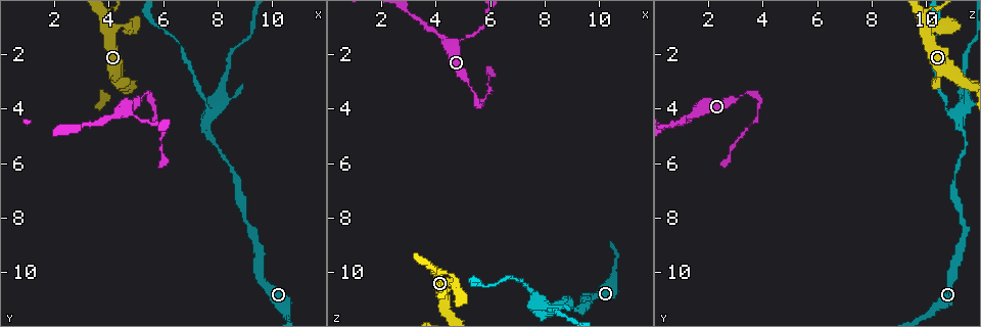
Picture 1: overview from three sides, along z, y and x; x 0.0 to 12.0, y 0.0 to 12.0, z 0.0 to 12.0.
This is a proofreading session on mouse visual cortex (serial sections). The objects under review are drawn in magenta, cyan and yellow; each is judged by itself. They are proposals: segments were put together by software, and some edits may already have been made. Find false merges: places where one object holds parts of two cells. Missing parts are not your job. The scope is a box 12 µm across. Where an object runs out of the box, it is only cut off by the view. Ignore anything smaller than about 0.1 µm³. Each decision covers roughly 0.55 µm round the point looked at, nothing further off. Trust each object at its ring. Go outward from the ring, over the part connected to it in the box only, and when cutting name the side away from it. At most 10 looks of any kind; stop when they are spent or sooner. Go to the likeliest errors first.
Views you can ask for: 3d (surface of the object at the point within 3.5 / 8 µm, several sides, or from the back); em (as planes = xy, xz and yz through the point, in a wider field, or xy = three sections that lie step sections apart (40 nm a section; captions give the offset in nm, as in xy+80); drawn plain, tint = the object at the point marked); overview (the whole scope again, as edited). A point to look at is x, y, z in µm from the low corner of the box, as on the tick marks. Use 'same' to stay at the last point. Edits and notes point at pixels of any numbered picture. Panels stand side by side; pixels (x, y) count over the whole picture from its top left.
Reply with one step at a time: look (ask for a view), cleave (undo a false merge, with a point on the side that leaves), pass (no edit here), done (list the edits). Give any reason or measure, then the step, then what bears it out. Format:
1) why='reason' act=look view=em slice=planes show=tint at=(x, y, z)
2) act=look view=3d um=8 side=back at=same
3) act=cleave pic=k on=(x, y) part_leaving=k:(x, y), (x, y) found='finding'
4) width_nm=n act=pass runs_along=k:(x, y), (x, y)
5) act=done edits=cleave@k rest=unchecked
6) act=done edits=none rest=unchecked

why='sharp bend' act=look view=3d um=3.5 at=(5.3, 3.5, 3.3)

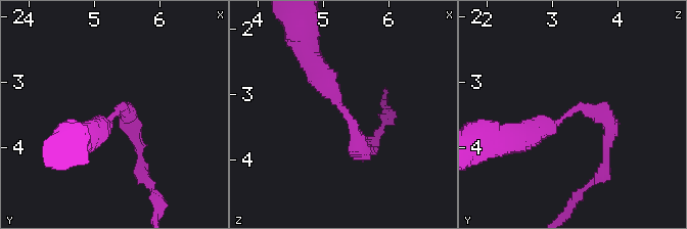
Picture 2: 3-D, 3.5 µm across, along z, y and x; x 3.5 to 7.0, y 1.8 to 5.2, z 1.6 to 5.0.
arm_widths_nm=250,400 why='shape alone is not enough' act=look view=em slice=xy step=3 show=tint at=(5.30, 3.45, 3.25)

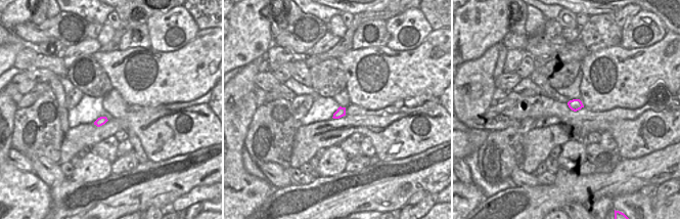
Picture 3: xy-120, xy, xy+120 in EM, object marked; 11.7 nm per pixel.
act=pass runs_along=2:(312, 61), (365, 150) found='one cell here'

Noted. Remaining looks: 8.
act=look view=3d um=8 at=(4.1, 1.1, 10.0)

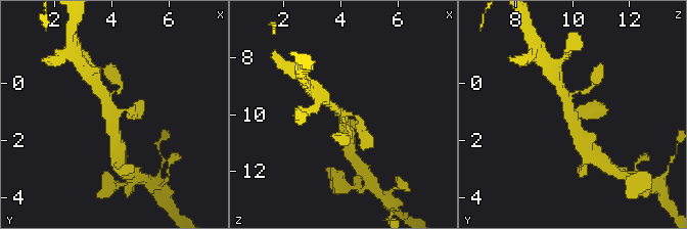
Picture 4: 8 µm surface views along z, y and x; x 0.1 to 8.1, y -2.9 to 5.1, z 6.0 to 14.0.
arms=4 arm_widths_nm=150,200,300,400 act=look view=em slice=planes show=tint at=(4.1, 1.0, 9.9)

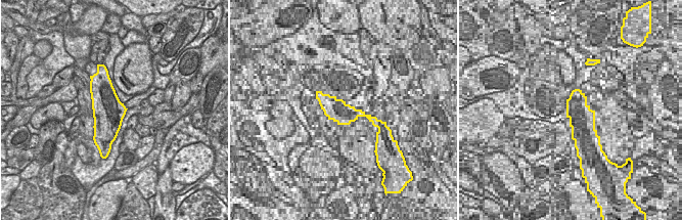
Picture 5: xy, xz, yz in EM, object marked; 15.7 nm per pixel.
act=pass runs_along=4:(582, 139), (561, 89) found='one cell here'

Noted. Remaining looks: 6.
why='thin neck' act=look view=3d um=3.5 at=(7.6, 4.3, 11.2)

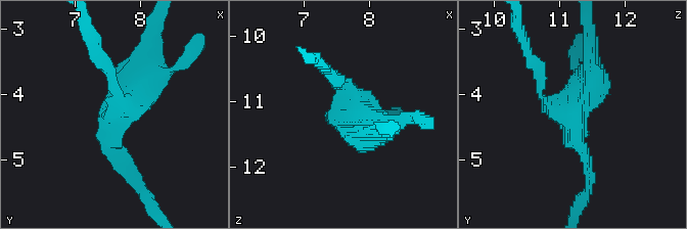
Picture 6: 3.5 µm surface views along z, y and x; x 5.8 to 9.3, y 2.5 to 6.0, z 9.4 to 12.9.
arms=3 arm_widths_nm=100,200,450 why='need the tissue' act=look view=em slice=xy step=5 show=plain at=(7.60, 4.35, 11.10)

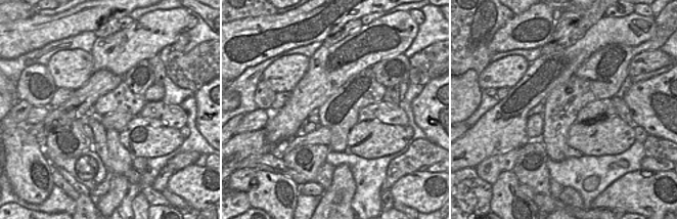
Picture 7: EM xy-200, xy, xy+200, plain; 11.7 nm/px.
act=look view=em slice=xy step=5 show=tint at=same

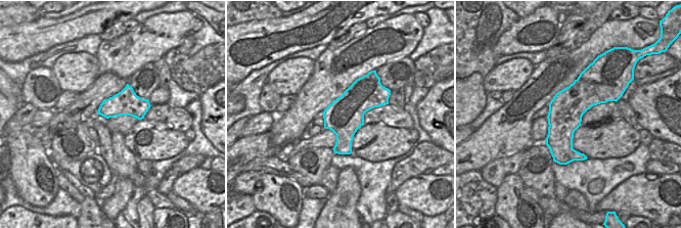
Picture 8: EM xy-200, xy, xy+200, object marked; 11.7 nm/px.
width_nm=460 act=cleave pic=6 on=(541, 70) border=8:(130, 88), (122, 98), (107, 99) found='a second cell is stuck on'

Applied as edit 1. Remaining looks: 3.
act=look view=overview

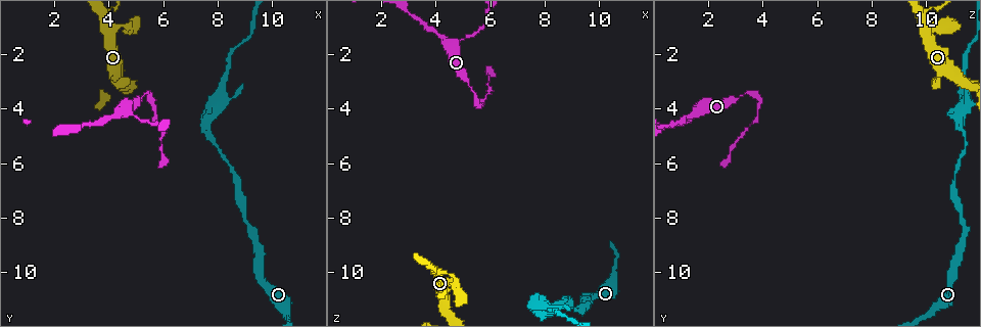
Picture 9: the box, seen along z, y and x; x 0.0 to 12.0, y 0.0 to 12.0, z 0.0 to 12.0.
why='three-way junction' act=look view=3d um=3.5 at=(4.2, 4.2, 1.4)

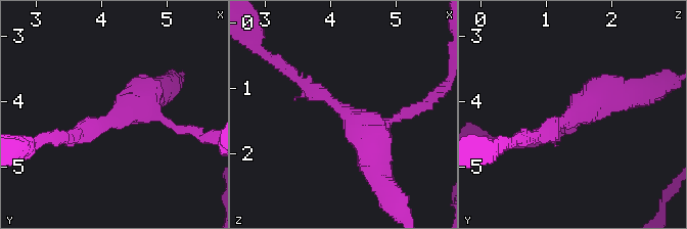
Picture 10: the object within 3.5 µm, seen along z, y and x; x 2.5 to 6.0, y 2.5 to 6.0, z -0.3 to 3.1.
arms=3 arm_widths_nm=150,250,500 why='need the tissue' act=look view=em slice=planes show=tint at=(4.30, 4.15, 1.40)

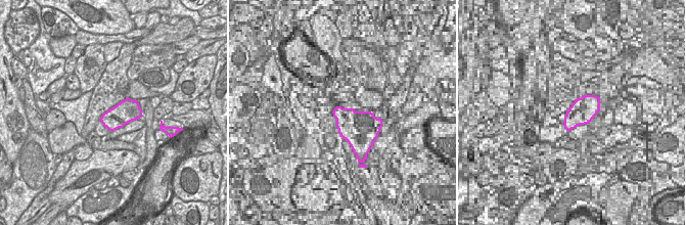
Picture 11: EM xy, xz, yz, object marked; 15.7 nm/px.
act=pass runs_along=10:(377, 173), (359, 123), (295, 76) found='continuous, no second cell'

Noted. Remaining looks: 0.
act=done edits=cleave@6 rest=unchecked

